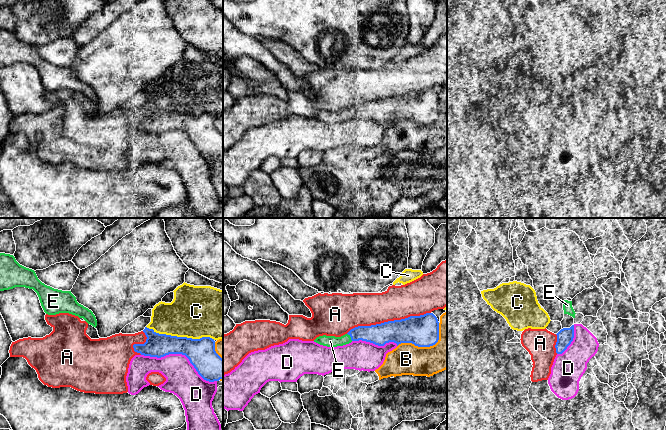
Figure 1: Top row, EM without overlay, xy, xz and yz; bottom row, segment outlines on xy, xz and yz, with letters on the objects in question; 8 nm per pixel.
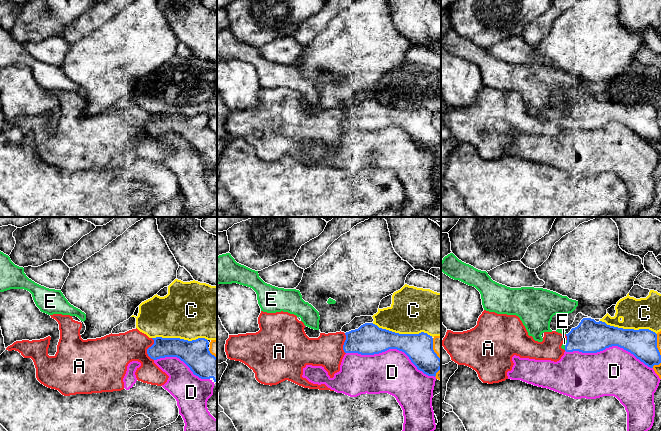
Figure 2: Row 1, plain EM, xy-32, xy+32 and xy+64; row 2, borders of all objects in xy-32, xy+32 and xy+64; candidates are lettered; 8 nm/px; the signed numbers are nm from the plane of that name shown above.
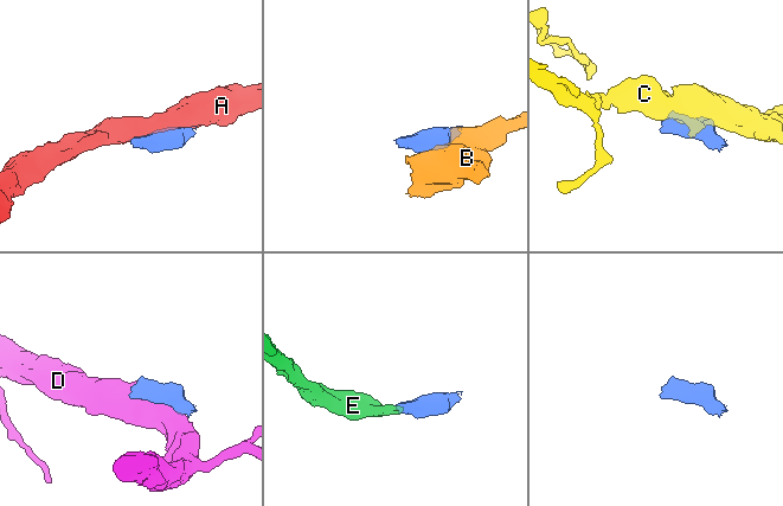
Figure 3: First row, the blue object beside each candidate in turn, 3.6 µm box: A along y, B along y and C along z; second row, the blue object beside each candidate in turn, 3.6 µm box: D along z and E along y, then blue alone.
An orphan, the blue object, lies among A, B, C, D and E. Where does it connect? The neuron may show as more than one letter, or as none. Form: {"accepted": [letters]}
{"accepted": ["E"]}

